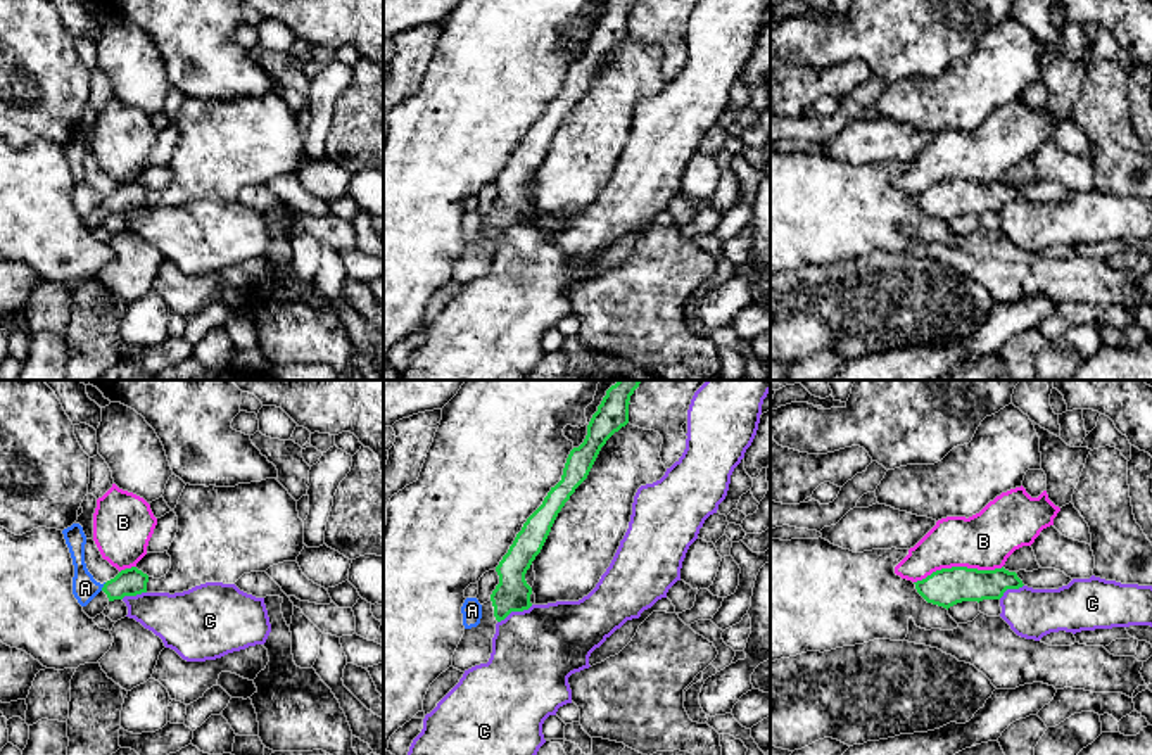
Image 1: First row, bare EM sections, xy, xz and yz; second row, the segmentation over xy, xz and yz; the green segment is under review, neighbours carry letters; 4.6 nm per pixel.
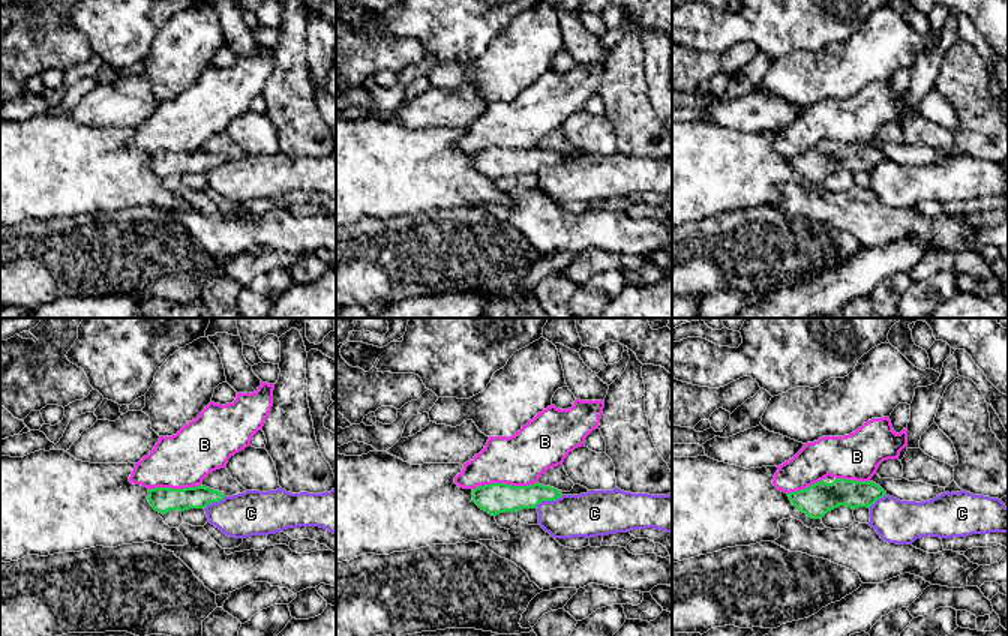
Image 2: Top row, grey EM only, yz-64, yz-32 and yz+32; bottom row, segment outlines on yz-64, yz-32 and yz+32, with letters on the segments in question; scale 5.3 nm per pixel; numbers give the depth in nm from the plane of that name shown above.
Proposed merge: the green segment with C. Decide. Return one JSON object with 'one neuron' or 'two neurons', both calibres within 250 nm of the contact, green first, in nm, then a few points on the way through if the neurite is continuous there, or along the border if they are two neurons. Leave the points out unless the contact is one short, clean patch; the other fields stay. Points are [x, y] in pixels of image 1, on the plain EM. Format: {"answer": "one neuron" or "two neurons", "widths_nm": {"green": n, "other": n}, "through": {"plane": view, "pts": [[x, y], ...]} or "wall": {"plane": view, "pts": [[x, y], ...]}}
{"answer": "two neurons", "widths_nm": {"green": 160, "other": 400}, "wall": {"plane": "xz", "pts": [[532, 218], [512, 223], [498, 235]]}}

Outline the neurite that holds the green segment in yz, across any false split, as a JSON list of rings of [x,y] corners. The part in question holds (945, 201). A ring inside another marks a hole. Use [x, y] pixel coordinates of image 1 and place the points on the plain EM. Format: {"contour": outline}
{"contour": [[[1003,180],[995,183],[941,181],[914,197],[927,216],[946,223],[962,214],[1000,213],[1007,202],[1024,199],[1016,185],[1009,185]]]}

